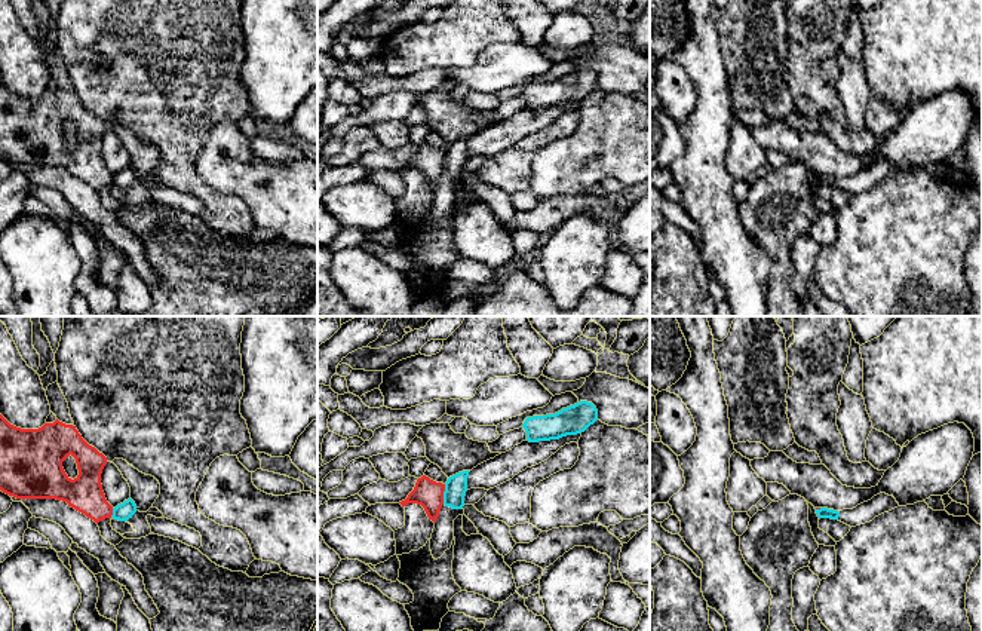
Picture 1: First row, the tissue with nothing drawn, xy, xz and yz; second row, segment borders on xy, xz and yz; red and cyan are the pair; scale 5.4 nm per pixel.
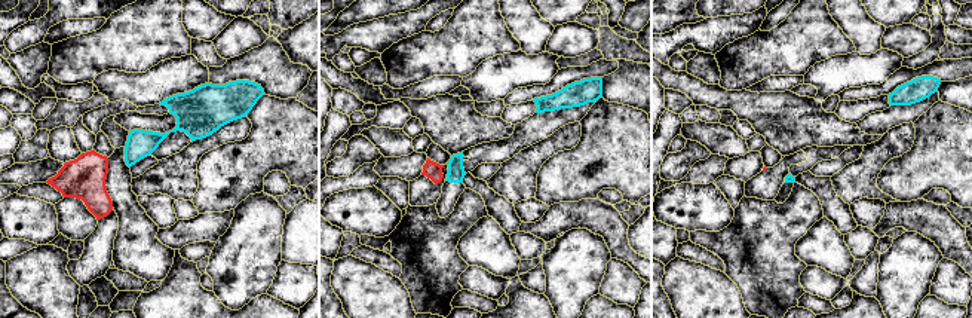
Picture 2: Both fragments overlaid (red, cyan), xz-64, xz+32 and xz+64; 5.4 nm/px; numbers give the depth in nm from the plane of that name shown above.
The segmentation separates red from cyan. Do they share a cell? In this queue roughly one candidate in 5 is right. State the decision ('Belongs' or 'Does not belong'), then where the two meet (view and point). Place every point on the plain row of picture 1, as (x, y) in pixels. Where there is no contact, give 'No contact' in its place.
Does not belong. Touches red at xz (442, 162)

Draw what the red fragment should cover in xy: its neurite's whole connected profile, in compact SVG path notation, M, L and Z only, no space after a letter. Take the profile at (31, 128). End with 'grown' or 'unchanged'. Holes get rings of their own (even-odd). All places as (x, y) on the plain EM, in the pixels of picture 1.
M0 82L0 157L9 163L62 168L98 192L113 183L113 174L107 169L101 151L105 132L107 125L89 113L73 92L56 86L39 97L21 97ZM70 122L76 126L79 137L74 147L62 135L62 129Z; unchanged

